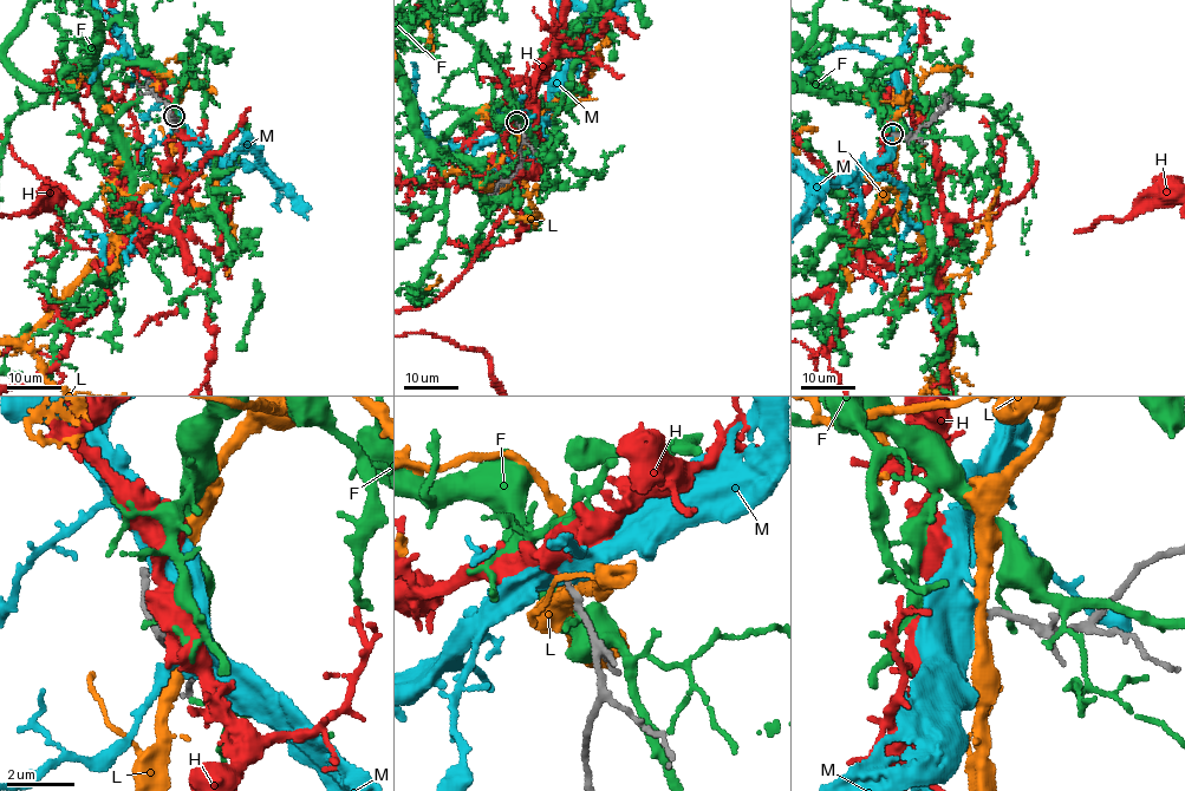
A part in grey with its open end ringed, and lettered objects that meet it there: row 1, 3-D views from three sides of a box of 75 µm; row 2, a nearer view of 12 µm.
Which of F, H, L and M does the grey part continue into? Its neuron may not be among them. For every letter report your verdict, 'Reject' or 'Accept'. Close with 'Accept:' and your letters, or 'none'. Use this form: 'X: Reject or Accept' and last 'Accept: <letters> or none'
F: Reject
H: Accept
L: Reject
M: Reject
Accept: H

